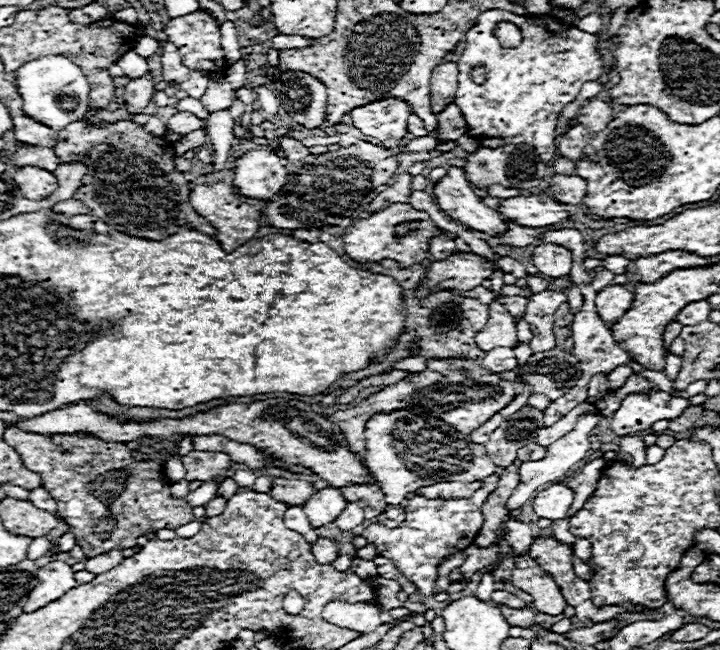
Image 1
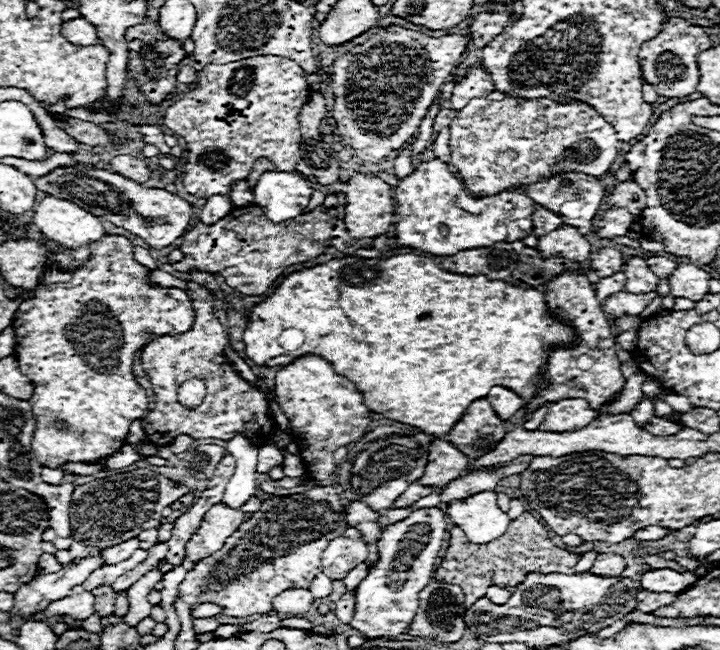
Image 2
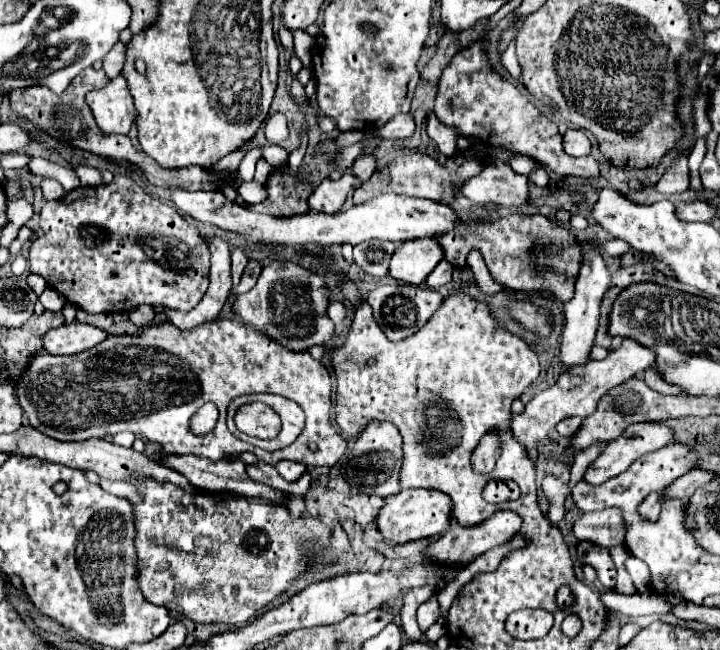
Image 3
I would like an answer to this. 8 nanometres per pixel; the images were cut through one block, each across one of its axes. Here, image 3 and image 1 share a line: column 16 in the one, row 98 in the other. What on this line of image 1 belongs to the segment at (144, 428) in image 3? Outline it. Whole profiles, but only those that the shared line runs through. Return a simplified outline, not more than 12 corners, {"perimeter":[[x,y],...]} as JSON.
{"perimeter":[[396,98],[350,112],[354,126],[388,146],[408,134],[412,108]]}

